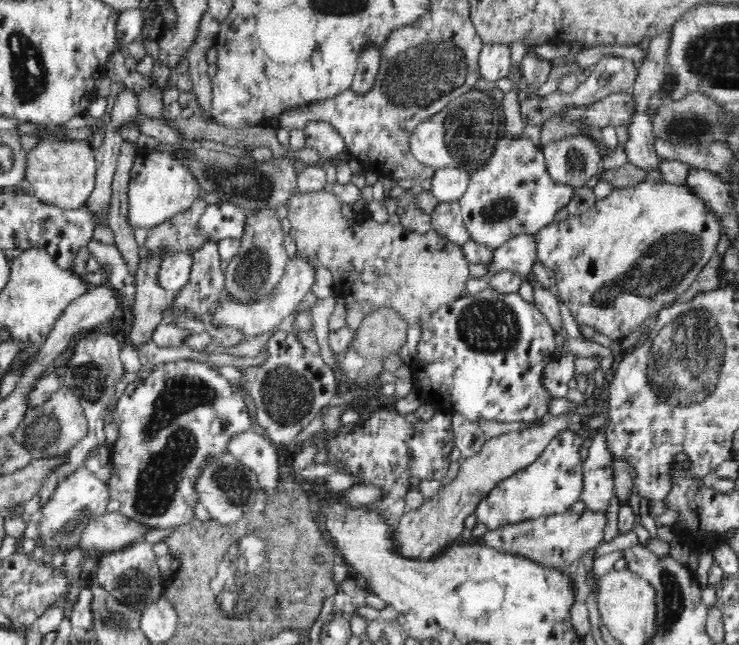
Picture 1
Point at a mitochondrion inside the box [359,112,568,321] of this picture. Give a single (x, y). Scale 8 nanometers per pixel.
(501, 209)

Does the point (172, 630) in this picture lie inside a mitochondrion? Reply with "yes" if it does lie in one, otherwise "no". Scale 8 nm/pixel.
no

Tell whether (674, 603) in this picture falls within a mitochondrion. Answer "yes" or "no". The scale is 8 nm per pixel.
yes

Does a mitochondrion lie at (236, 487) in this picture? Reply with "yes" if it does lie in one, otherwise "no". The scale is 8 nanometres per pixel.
yes

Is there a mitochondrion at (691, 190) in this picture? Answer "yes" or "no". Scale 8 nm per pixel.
no

